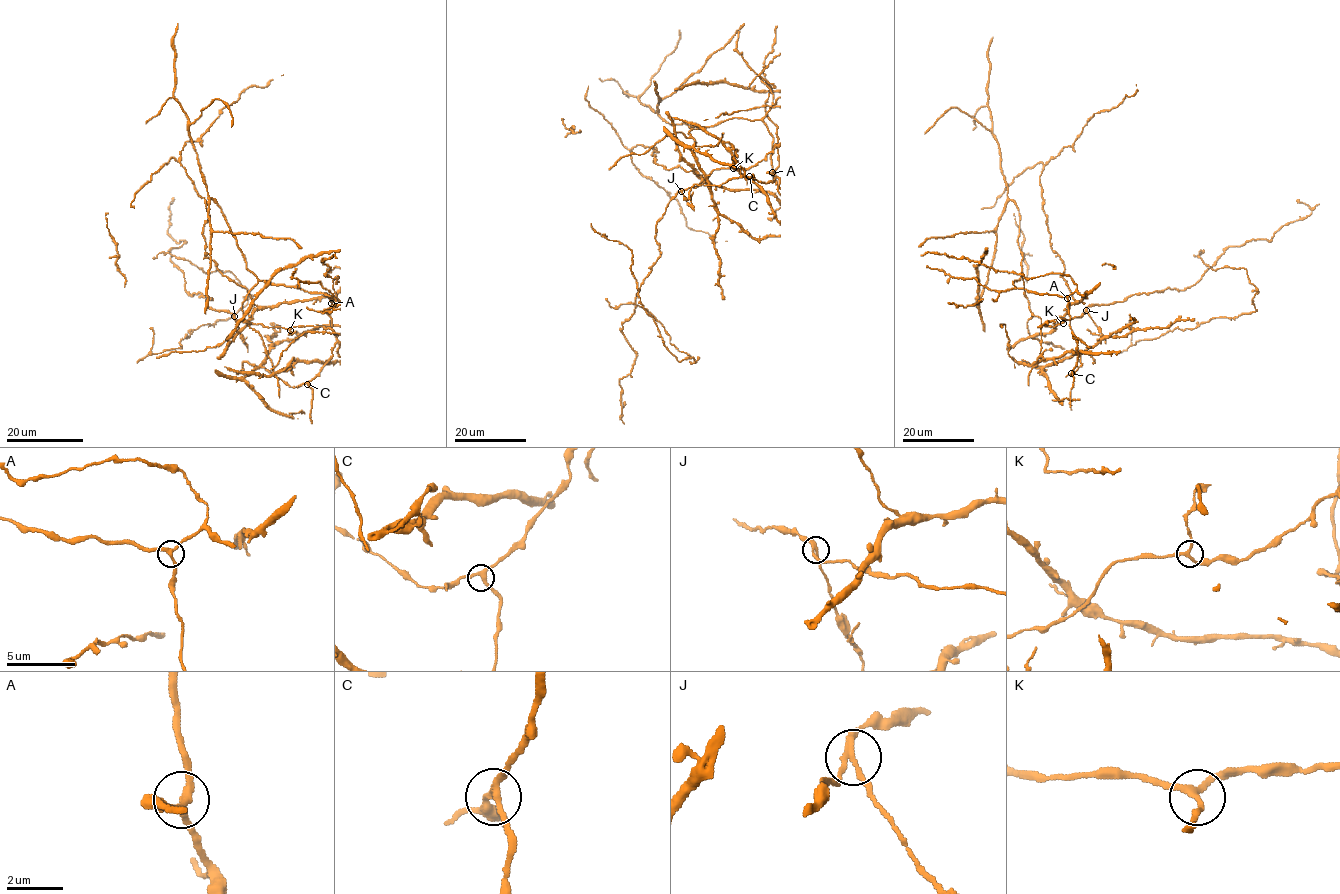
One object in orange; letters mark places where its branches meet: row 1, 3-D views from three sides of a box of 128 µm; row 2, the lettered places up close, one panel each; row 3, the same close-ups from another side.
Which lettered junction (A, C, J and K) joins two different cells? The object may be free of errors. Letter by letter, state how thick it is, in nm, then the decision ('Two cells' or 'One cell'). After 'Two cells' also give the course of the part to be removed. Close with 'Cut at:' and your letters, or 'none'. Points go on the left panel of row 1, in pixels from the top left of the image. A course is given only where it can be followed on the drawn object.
A: Thickness 240 nm. One cell
C: Thickness 240 nm. One cell
J: Thickness 200 nm. Two cells. Course of the part to remove: (234, 317), (244, 342), (247, 337)
K: Thickness 200 nm. One cell
Cut at: J

